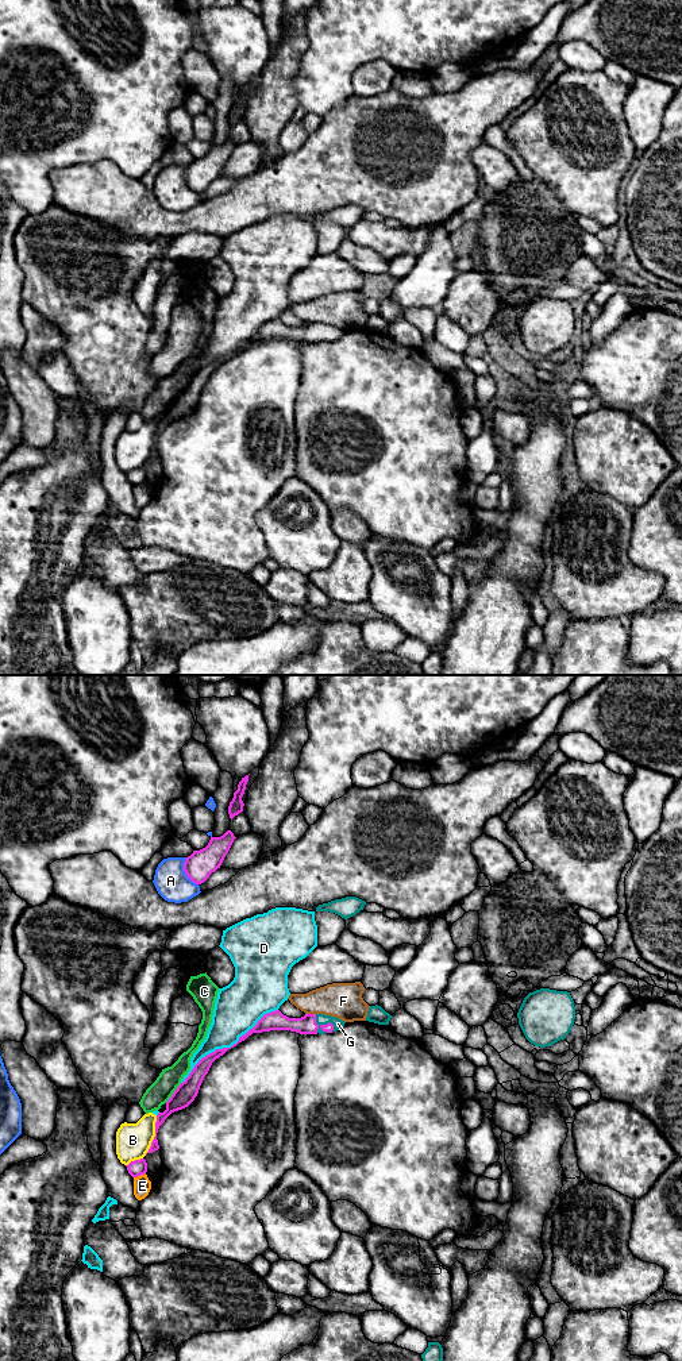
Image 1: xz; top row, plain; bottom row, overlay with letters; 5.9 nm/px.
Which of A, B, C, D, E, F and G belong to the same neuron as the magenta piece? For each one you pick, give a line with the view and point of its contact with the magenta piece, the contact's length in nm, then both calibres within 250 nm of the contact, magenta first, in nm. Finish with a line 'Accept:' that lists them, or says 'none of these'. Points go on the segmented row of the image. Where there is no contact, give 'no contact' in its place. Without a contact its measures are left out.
Accept: none of these

